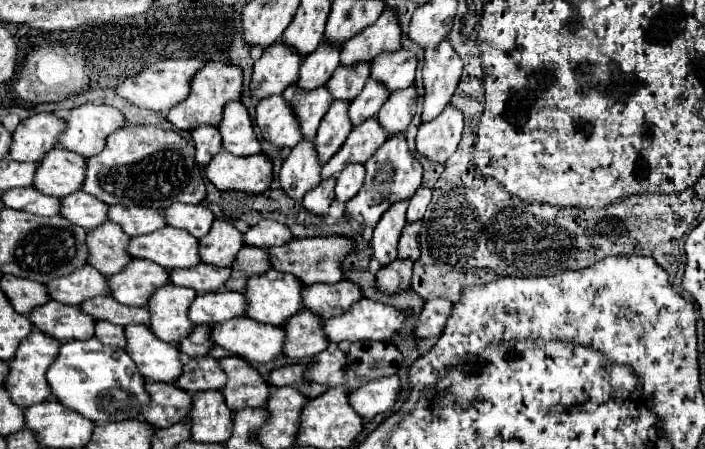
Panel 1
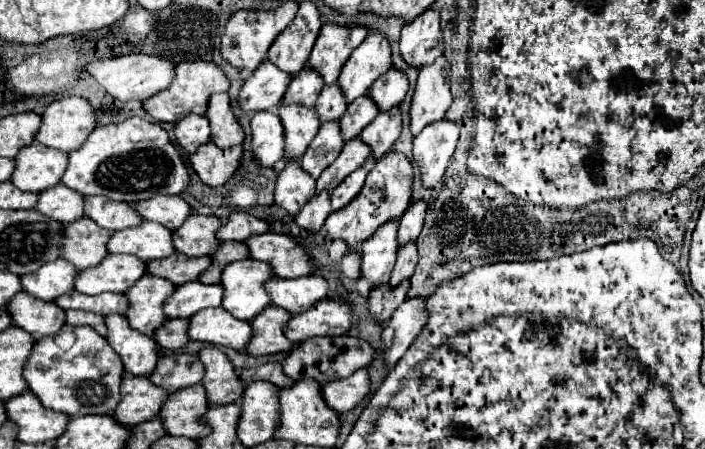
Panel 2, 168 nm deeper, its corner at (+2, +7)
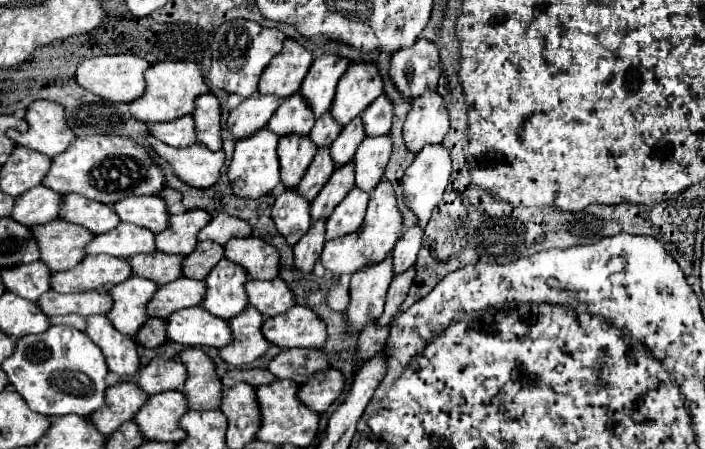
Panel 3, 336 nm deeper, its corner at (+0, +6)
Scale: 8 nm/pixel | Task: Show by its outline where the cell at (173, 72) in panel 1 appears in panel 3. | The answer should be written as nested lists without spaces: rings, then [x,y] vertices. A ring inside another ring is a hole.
[[[116,54],[116,56],[98,56],[98,58],[90,58],[84,60],[78,68],[76,68],[76,82],[78,86],[82,86],[84,90],[96,94],[98,98],[102,98],[104,102],[132,102],[136,96],[140,96],[144,92],[144,70],[150,64],[134,54]]]

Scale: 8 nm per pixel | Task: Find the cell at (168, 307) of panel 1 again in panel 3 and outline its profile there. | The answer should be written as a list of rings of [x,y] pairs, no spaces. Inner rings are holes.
[[[130,276],[128,280],[114,286],[108,294],[112,298],[112,310],[106,314],[116,330],[126,336],[134,336],[136,330],[146,322],[146,302],[156,292],[156,284],[140,276]]]

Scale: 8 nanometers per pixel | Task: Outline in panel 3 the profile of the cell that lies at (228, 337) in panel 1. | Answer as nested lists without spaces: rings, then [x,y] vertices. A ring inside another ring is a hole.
[[[202,306],[176,310],[166,318],[166,338],[182,346],[226,346],[232,340],[228,322],[208,314]]]

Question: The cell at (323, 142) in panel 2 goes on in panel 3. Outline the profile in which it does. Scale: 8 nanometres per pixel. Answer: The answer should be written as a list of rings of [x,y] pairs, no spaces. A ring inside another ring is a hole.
[[[318,150],[314,162],[310,164],[310,168],[306,170],[304,178],[298,184],[300,194],[308,202],[312,202],[318,196],[318,192],[322,190],[322,186],[328,182],[332,172],[334,172],[334,166],[332,166],[332,158],[330,158],[330,150]]]

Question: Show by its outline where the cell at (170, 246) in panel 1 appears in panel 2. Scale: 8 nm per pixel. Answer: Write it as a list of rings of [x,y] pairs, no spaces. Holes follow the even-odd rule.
[[[144,221],[134,229],[114,231],[108,241],[110,253],[130,253],[140,257],[142,261],[164,259],[174,253],[172,245],[172,231],[164,225]]]

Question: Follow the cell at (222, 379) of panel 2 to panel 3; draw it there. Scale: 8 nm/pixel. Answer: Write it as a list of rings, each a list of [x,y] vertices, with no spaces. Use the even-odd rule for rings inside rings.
[[[184,348],[176,358],[186,366],[186,372],[188,372],[188,378],[186,378],[184,388],[182,388],[186,402],[188,402],[188,408],[190,410],[218,410],[216,402],[220,402],[222,384],[216,376],[214,362],[200,348]]]

